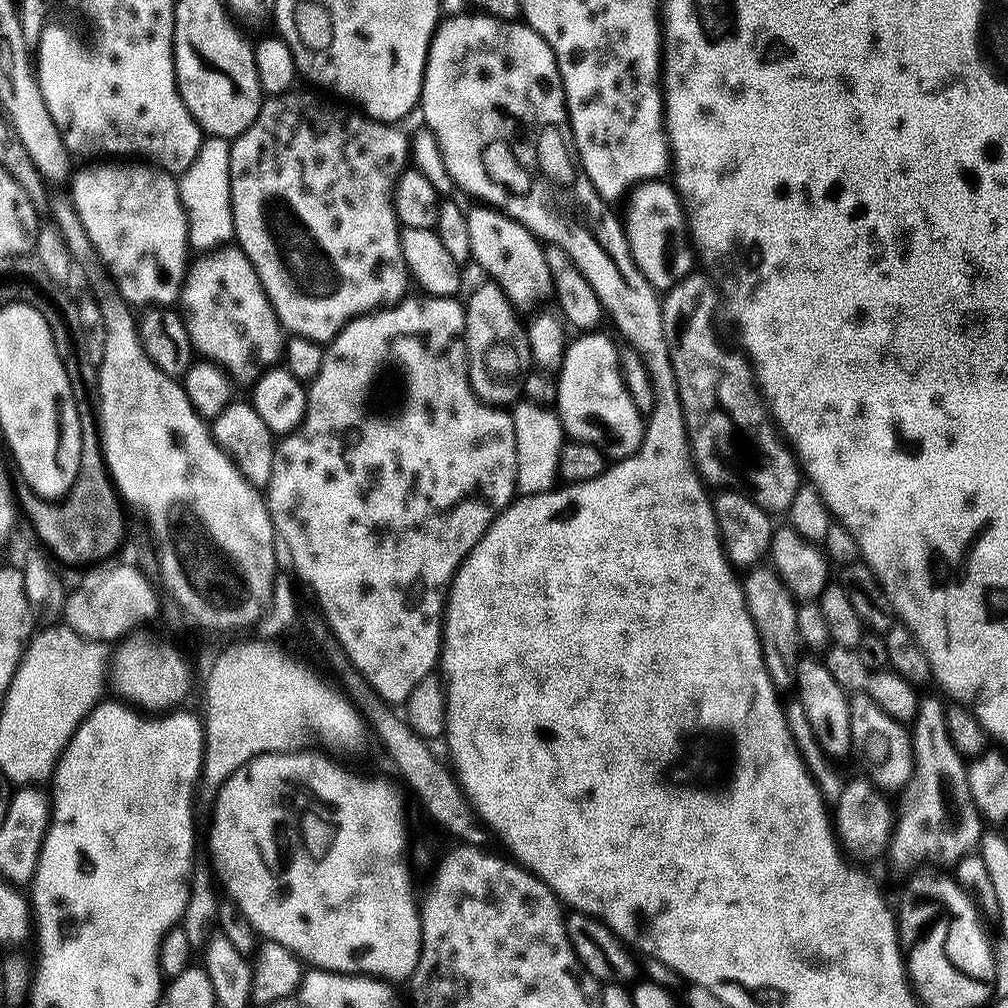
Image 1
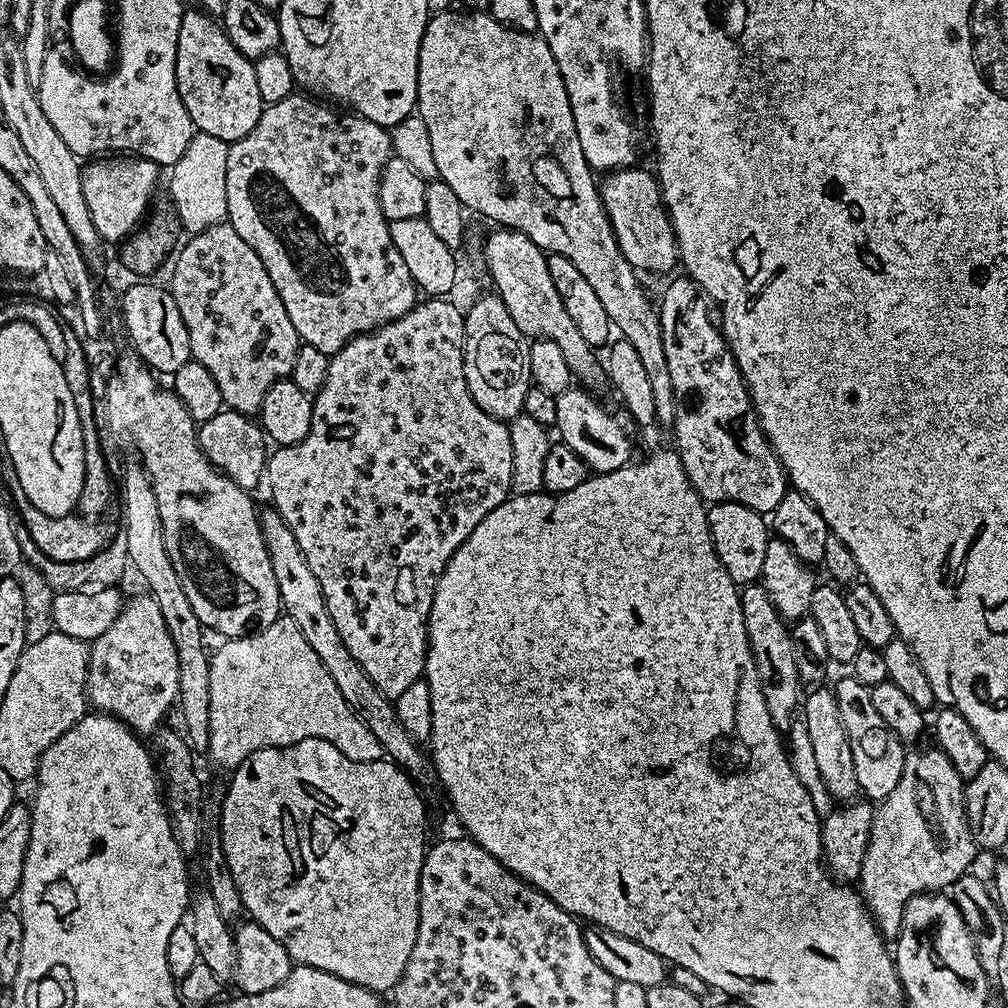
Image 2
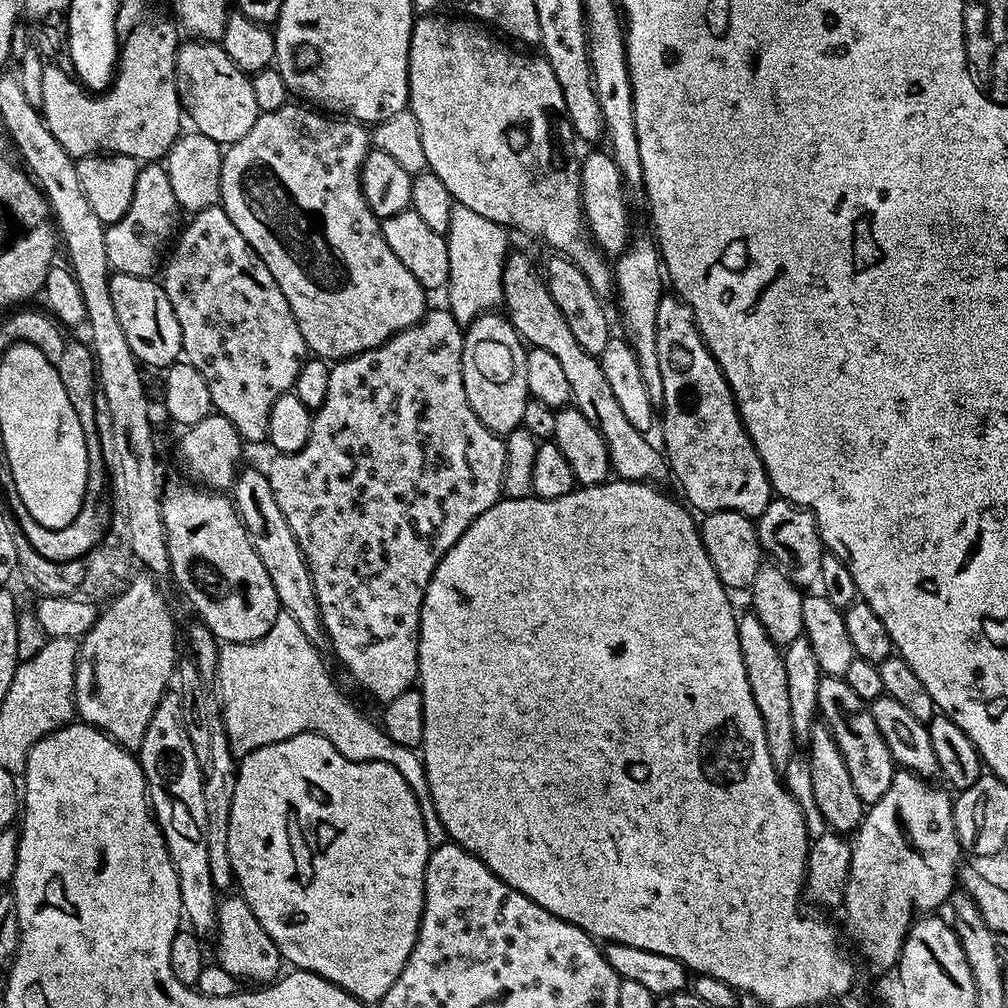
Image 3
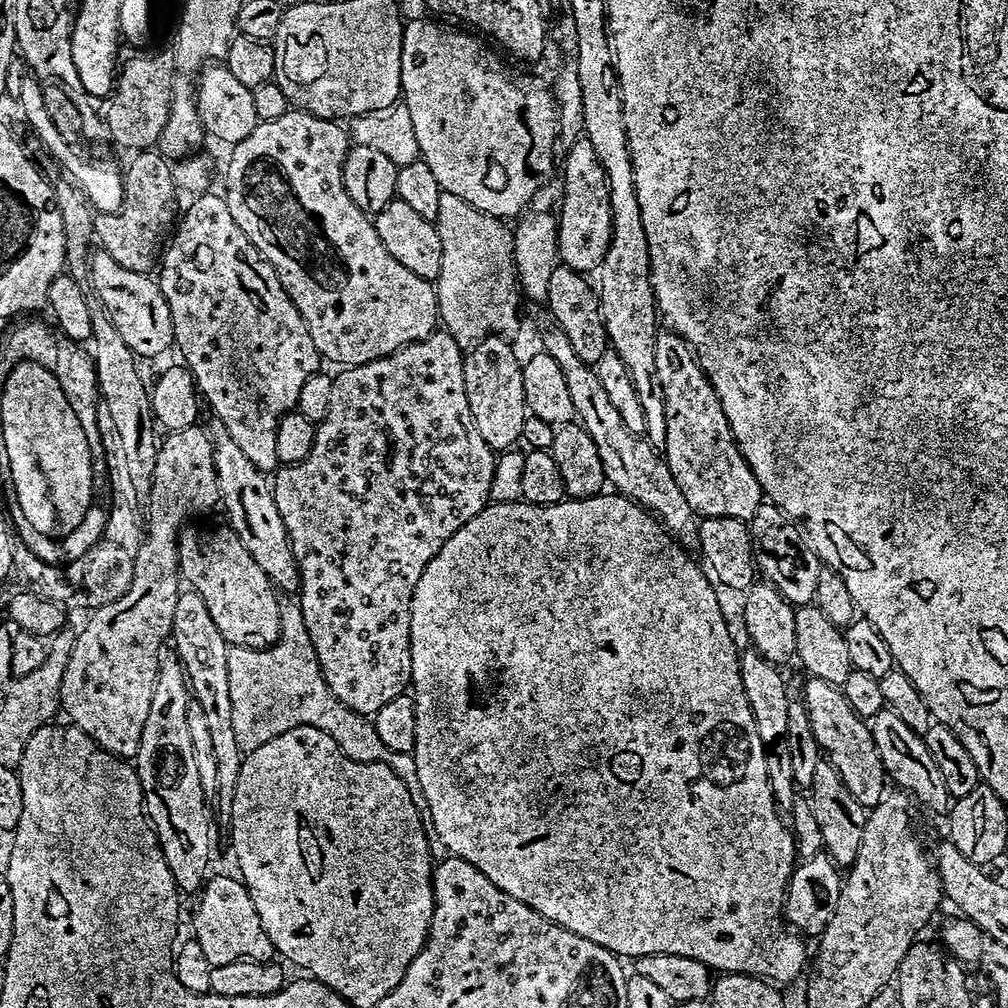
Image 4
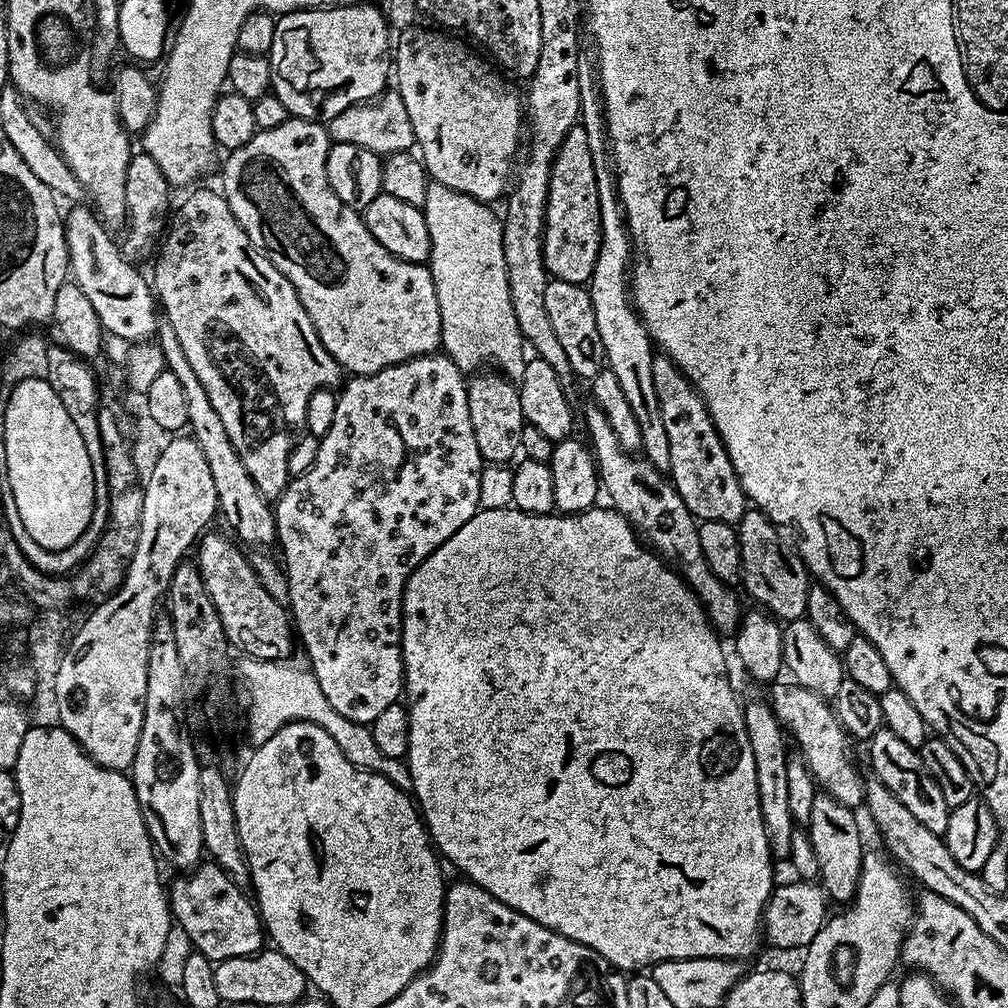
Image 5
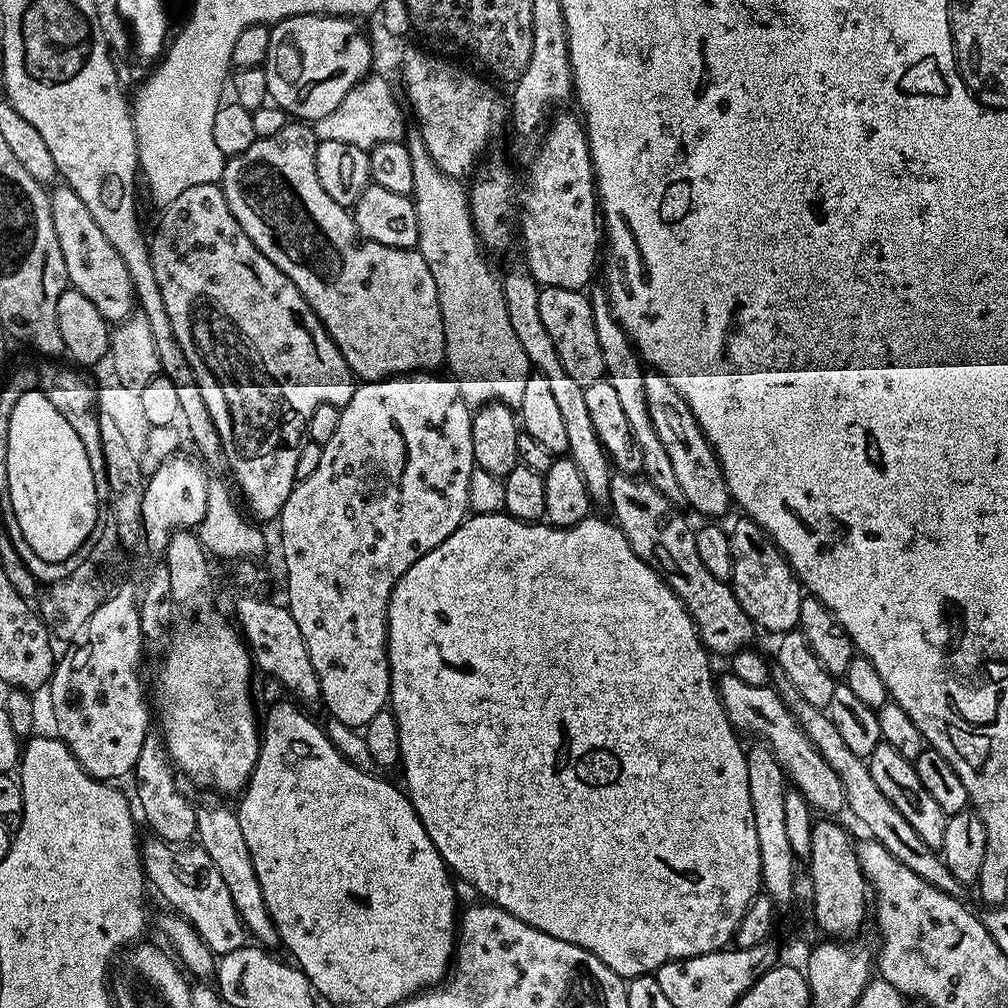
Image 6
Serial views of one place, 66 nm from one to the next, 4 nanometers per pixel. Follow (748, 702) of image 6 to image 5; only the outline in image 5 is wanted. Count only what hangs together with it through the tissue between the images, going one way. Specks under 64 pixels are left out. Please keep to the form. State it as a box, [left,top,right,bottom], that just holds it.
[770,683,865,810]

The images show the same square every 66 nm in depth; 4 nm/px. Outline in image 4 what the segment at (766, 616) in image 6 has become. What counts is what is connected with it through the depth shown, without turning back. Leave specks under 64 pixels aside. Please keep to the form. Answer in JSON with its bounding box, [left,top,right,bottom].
[747,502,821,606]

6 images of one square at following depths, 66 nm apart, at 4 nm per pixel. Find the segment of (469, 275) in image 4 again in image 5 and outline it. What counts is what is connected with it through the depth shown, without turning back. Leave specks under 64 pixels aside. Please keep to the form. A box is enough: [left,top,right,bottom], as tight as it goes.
[424,182,526,382]

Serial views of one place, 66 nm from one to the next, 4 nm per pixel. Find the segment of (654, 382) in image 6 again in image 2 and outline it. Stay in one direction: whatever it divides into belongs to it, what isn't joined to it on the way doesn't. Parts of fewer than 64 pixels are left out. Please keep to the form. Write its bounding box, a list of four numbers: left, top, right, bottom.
[658,278,790,514]

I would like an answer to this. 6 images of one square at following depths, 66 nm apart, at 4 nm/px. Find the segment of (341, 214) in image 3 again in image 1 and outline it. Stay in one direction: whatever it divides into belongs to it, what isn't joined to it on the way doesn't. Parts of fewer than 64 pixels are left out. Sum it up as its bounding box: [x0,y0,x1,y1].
[228,90,410,346]

